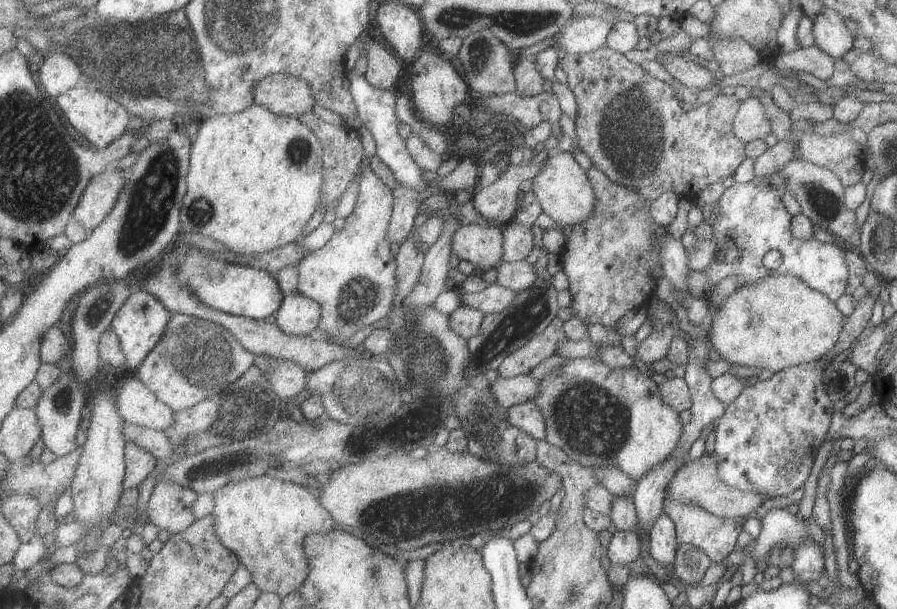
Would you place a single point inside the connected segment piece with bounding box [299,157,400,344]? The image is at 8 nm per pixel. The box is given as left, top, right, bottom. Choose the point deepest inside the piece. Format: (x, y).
(354, 277)

